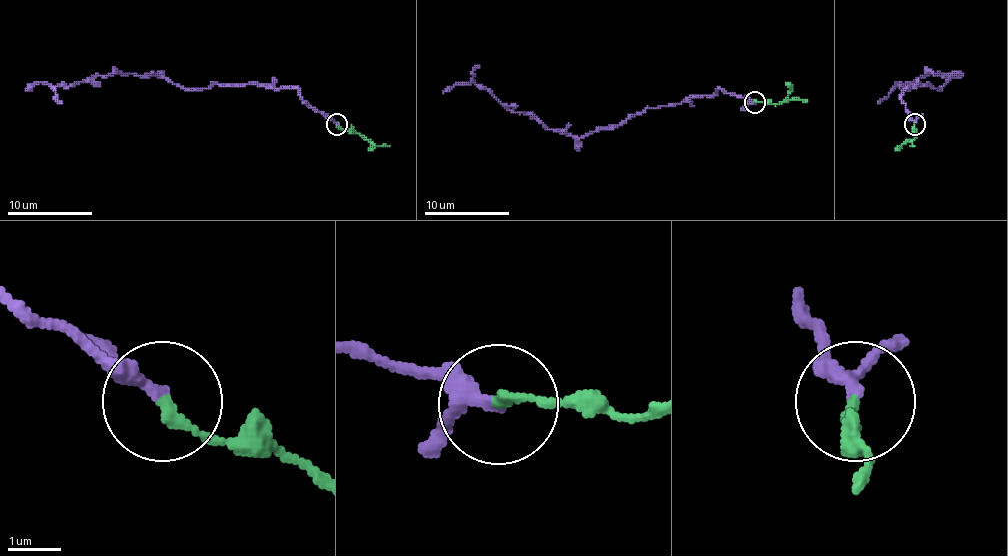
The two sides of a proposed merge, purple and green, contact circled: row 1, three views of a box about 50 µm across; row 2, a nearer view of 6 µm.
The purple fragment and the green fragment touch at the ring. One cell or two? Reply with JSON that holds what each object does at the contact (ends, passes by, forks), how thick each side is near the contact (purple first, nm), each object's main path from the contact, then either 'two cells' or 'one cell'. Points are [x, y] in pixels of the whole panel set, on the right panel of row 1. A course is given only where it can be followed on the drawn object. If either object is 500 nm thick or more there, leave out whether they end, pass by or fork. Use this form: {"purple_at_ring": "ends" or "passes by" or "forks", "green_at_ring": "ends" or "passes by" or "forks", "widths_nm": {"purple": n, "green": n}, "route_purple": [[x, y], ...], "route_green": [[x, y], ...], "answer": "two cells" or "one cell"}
{"purple_at_ring": "passes by", "green_at_ring": "ends", "widths_nm": {"purple": 170, "green": 200}, "route_purple": [[914, 124], [901, 99], [908, 88], [940, 88], [950, 78], [897, 82], [906, 90]], "route_green": [[914, 124], [914, 146]], "answer": "one cell"}

